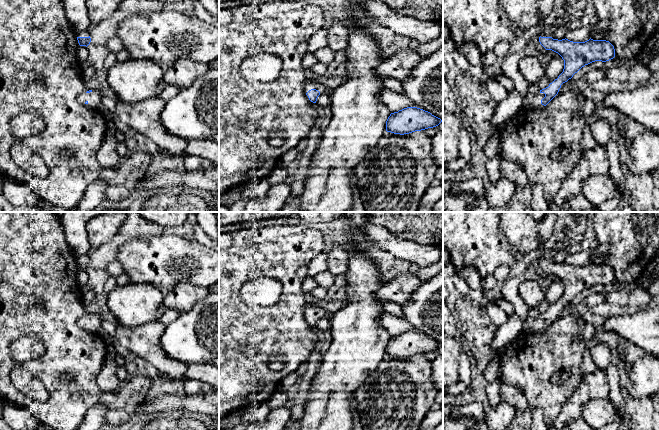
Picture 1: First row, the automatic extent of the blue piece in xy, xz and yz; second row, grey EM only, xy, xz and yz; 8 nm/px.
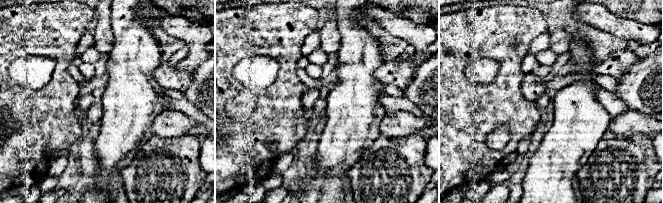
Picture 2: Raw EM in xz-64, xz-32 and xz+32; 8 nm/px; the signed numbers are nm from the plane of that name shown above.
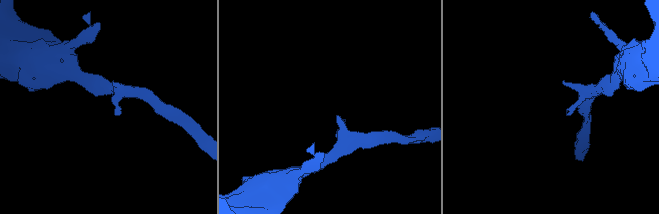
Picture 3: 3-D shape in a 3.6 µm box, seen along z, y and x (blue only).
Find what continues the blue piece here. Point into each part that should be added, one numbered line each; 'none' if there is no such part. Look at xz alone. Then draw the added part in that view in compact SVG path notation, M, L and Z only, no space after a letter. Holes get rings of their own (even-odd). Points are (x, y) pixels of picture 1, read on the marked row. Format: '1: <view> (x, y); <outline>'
1: xz (309, 82); M311 72L309 76L305 77L305 86L304 86L305 95L311 89L318 90L320 94L323 94L325 92L326 86L321 83L315 82L313 80L313 78L316 76L317 75L315 73ZM306 95L306 98L309 99L307 95Z

